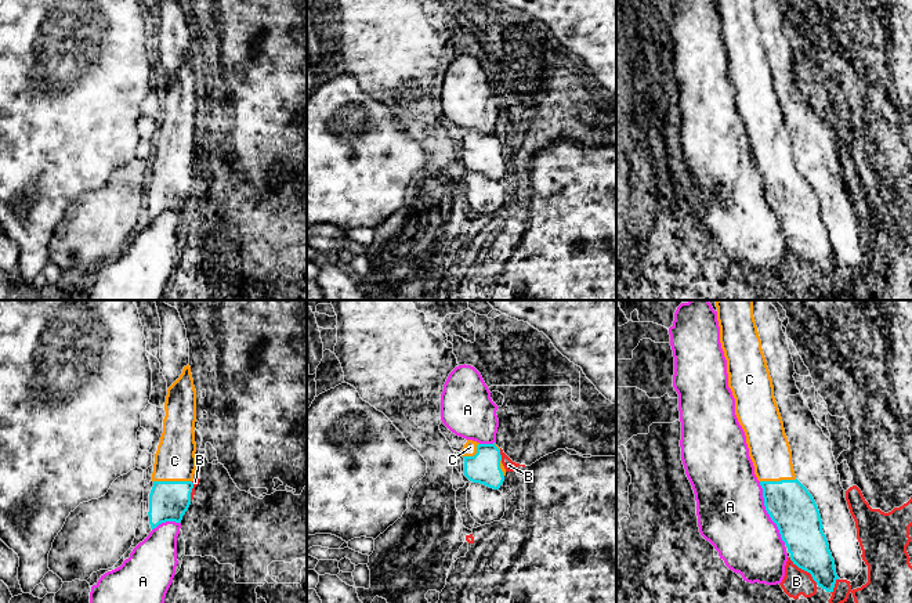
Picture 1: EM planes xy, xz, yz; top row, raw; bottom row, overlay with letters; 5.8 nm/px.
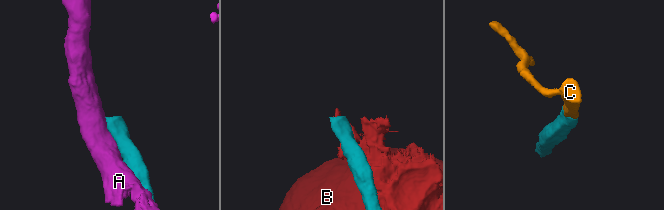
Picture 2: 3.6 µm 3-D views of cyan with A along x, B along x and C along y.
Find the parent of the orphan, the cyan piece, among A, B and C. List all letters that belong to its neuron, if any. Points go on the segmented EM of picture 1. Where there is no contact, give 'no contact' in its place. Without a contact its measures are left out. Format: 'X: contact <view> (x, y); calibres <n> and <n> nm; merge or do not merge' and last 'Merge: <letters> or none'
A: contact yz (767, 512); calibres 280 and 400 nm; do not merge
B: contact yz (804, 570); calibres 260 and 160 nm; do not merge
C: contact xy (173, 481); calibres 240 and 240 nm; merge
Merge: C

